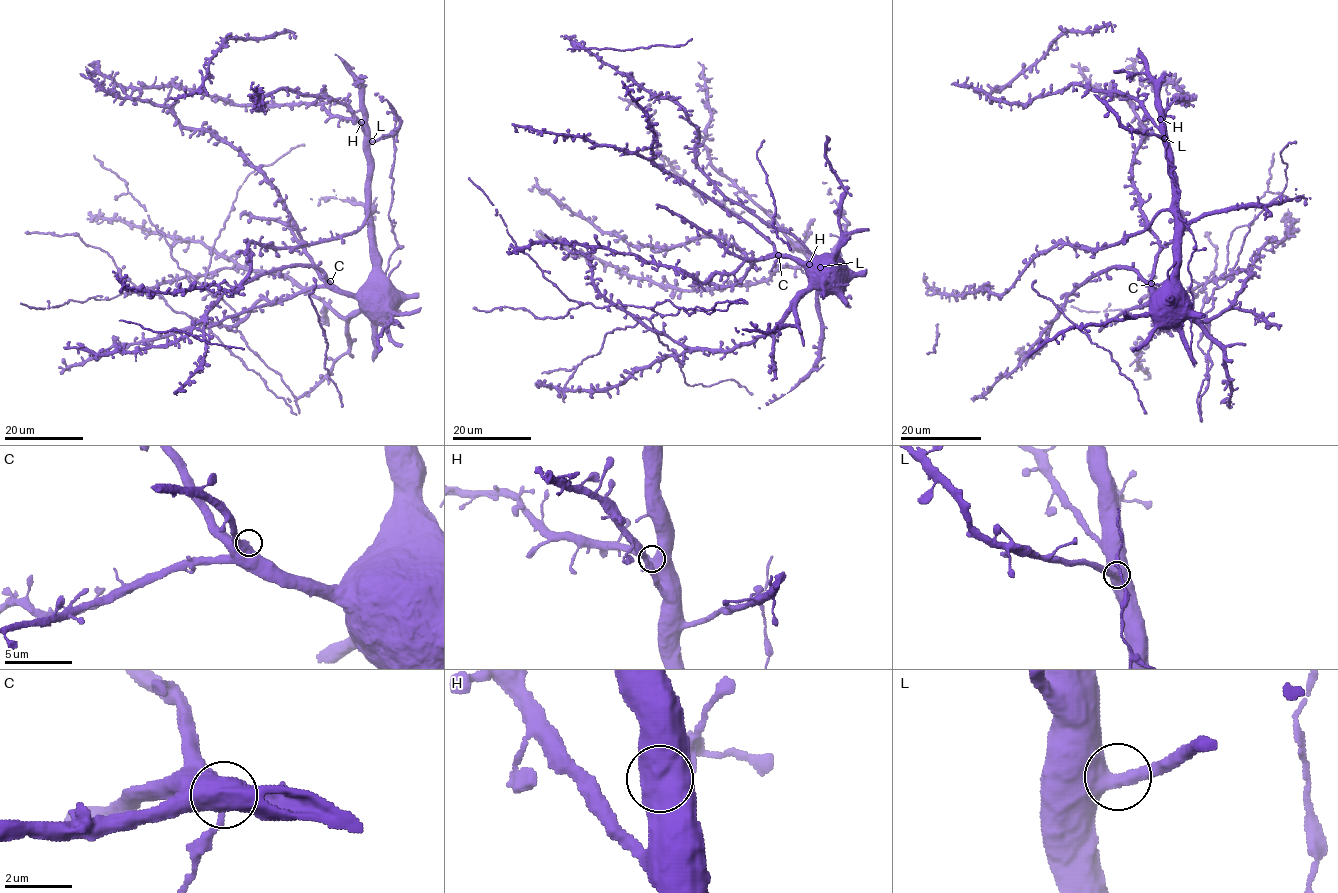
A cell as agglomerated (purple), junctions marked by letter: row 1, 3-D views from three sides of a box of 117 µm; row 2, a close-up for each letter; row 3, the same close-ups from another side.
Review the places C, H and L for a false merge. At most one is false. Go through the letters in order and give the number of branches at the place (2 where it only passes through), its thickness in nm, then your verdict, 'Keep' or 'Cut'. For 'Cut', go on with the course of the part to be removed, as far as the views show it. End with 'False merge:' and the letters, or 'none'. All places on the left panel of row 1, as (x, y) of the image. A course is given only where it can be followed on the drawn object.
C: Branches: 2. Thickness 500 nm. Cut
H: Branches: 2. Thickness 550 nm. Keep
L: Branches: 2. Thickness 550 nm. Keep
False merge: C

